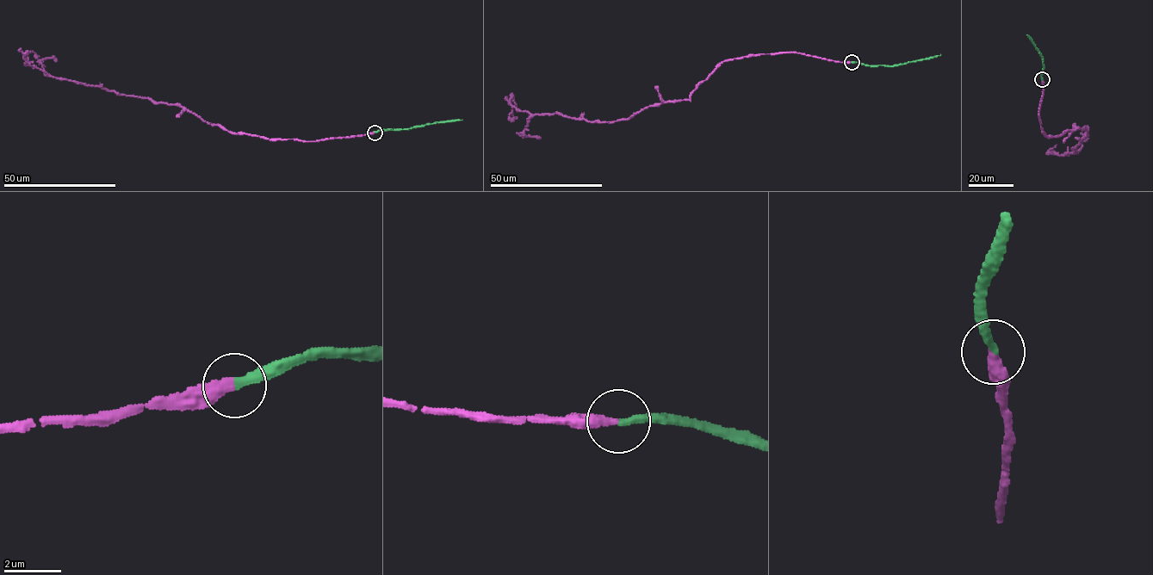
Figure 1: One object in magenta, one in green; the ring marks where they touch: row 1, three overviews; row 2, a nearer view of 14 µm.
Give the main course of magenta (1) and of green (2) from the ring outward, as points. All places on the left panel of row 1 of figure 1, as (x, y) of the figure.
1: (375, 132), (302, 141), (237, 134), (203, 121), (177, 105), (49, 76), (25, 60), (24, 55), (30, 51)
2: (375, 132), (462, 120)

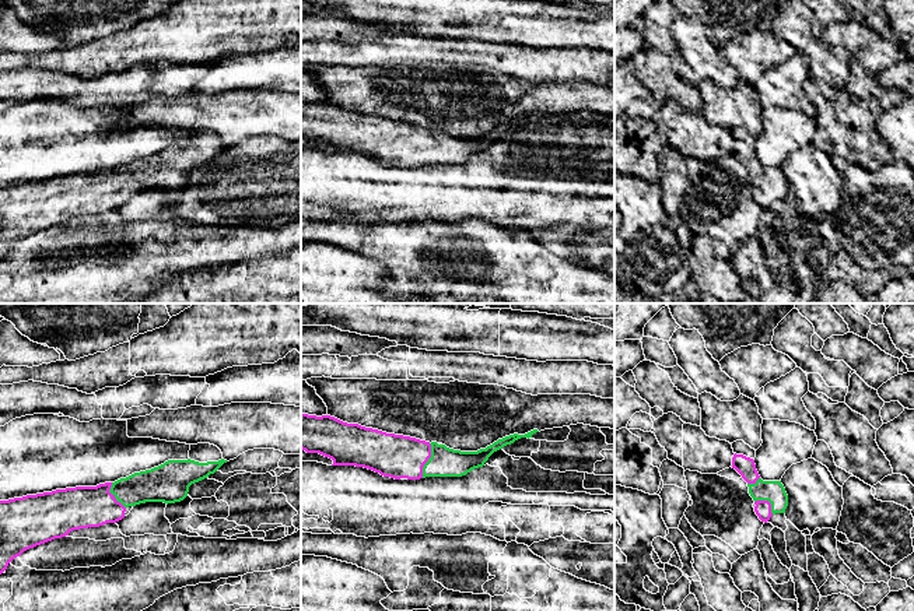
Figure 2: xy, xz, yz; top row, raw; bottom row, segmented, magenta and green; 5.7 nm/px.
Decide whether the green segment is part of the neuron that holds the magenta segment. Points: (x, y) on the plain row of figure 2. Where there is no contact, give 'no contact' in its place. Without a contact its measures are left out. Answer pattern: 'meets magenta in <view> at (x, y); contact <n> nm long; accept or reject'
meets magenta in xz at (427, 147); contact 200 nm long; accept

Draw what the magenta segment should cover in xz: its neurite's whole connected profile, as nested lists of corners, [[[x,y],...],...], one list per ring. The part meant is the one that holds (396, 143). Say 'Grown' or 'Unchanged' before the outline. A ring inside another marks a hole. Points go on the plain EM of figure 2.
Grown. [[[301,101],[301,136],[307,140],[319,140],[333,147],[332,152],[356,152],[379,159],[395,166],[420,166],[426,164],[462,164],[474,155],[483,154],[488,144],[507,131],[521,124],[532,124],[539,119],[533,116],[525,122],[509,122],[498,126],[486,136],[477,138],[460,138],[426,129],[410,123],[386,120],[378,116],[365,115],[358,110],[347,110],[330,102]]]

